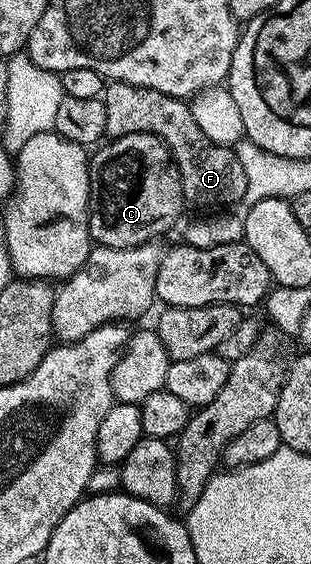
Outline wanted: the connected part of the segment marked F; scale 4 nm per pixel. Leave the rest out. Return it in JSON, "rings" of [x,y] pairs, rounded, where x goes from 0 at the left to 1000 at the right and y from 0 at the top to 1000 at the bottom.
{"rings":[[[350,145],[338,154],[331,179],[344,191],[341,239],[354,246],[412,238],[492,238],[527,248],[556,271],[556,289],[582,314],[582,332],[598,360],[617,365],[678,365],[666,369],[749,369],[749,363],[785,353],[794,340],[794,312],[781,312],[781,291],[768,291],[759,264],[730,259],[695,259],[666,241],[653,241],[653,227],[627,220],[621,190],[605,179],[537,170],[524,163],[498,163],[498,156],[460,156],[405,145]]]}

